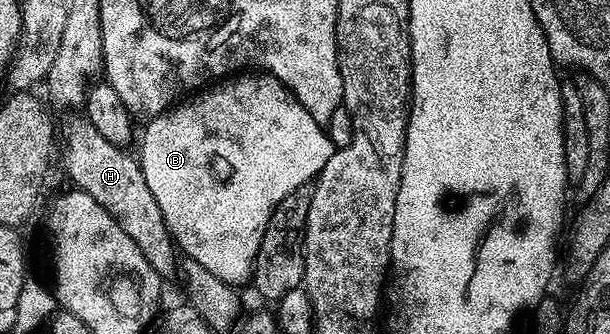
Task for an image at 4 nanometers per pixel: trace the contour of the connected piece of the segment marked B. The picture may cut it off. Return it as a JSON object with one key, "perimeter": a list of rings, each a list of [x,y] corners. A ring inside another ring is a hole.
{"perimeter":[[[236,74],[231,78],[221,79],[187,98],[167,108],[164,112],[159,112],[157,116],[151,117],[144,128],[144,137],[140,140],[140,152],[138,159],[142,174],[146,174],[146,186],[150,186],[150,194],[154,194],[154,202],[158,202],[158,210],[162,210],[162,218],[166,222],[168,232],[176,241],[176,247],[187,259],[198,262],[198,266],[206,266],[214,278],[222,278],[222,282],[233,286],[240,286],[240,283],[247,281],[251,277],[252,270],[256,266],[256,255],[260,249],[262,238],[266,234],[266,226],[270,222],[270,214],[298,186],[303,184],[312,184],[319,177],[320,172],[326,166],[326,162],[333,154],[333,146],[328,137],[325,125],[314,122],[281,80],[275,80],[273,76],[267,74]]]}

